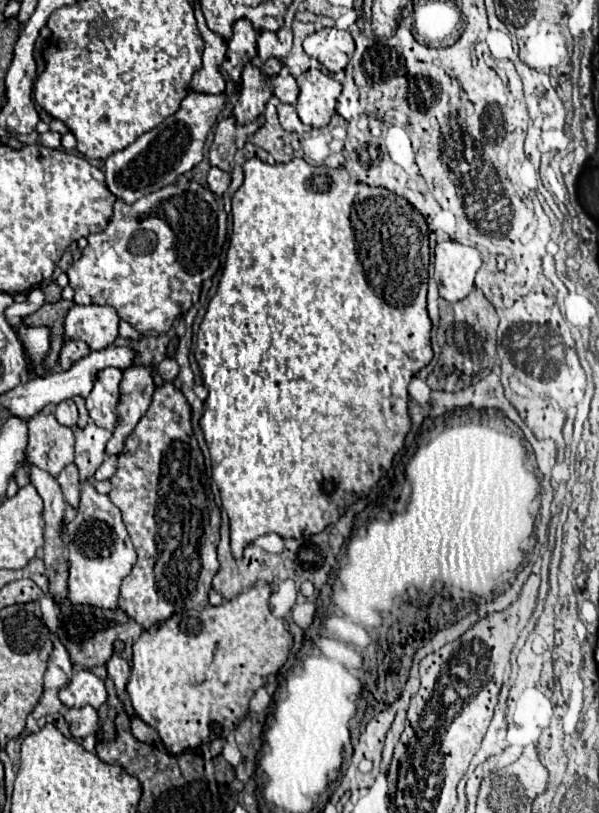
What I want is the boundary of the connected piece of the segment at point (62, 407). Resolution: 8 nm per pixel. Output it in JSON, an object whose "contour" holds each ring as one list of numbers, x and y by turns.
{"contour":[[63,400,57,404,55,418,63,426,75,426,77,424,77,406,73,400]]}

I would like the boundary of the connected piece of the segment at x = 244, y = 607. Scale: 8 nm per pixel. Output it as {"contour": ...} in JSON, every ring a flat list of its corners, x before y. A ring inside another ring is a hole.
{"contour":[[259,582,221,606,207,606,201,612,187,610,183,614,175,614,167,622,143,632,133,644,133,668,127,692,135,714,159,732,171,754,181,754,233,732,249,712,249,700,257,688,265,686,267,676,277,674,277,670,285,664,293,646,293,636,289,634,285,620,271,614,269,596,269,584]]}

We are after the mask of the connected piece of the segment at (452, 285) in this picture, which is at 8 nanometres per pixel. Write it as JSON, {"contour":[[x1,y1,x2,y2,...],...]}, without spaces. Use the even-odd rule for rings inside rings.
{"contour":[[455,240,437,242,435,246,435,282,439,296,457,302,463,300,473,288,475,274,481,266,479,250,463,246]]}

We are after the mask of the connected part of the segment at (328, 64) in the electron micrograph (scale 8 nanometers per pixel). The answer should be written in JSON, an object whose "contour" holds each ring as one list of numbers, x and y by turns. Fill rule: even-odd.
{"contour":[[321,28,305,38,303,48,311,58,321,62,329,72,335,74,349,64,355,42,347,30]]}

